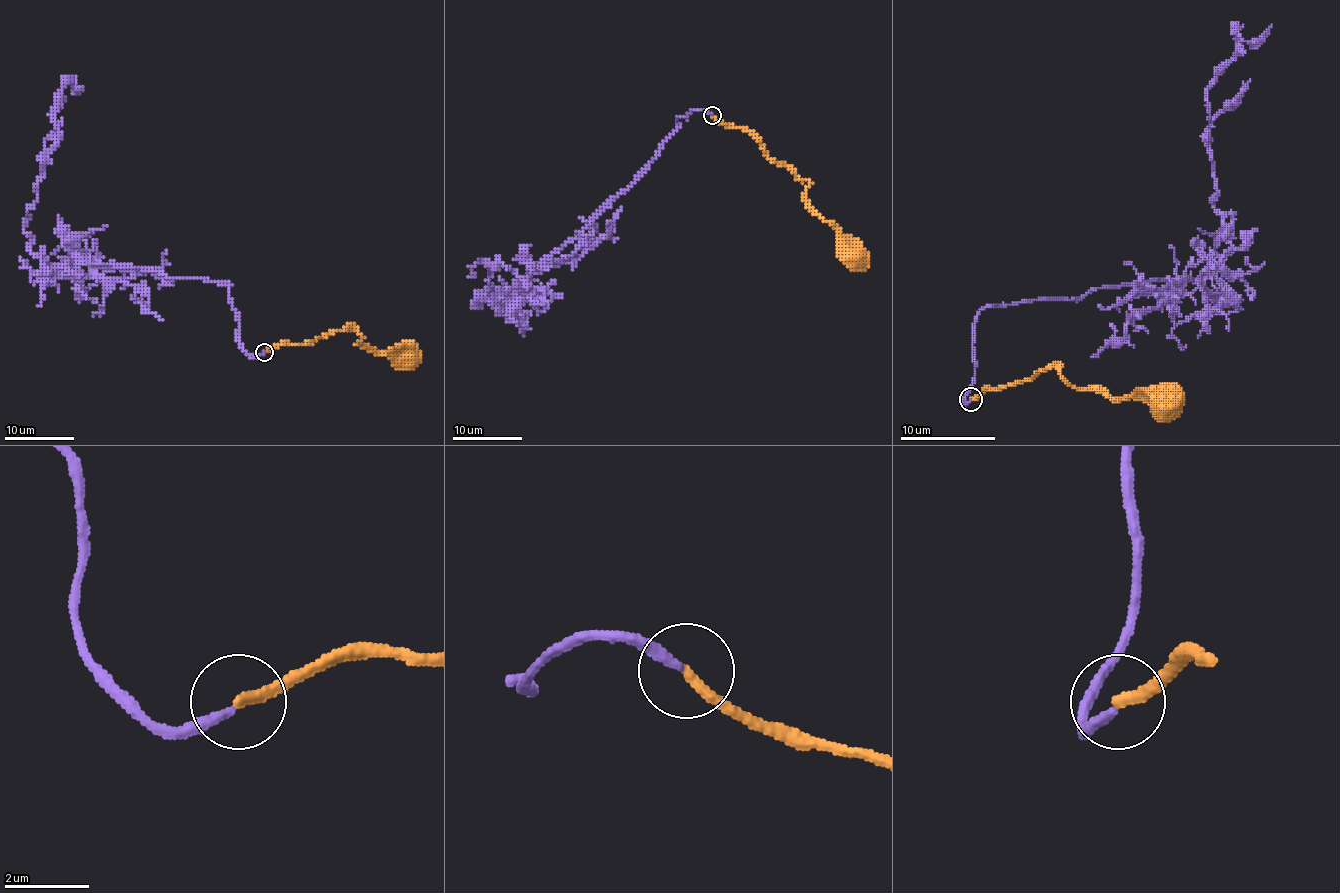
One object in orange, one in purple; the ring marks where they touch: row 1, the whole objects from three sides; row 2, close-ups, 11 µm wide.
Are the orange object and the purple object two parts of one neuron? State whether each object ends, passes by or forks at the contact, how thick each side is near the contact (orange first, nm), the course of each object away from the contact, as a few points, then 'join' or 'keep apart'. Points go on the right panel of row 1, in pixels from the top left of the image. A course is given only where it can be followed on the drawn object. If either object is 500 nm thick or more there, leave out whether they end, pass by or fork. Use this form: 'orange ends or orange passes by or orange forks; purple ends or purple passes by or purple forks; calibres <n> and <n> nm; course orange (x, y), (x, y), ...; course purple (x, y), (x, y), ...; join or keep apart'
orange ends; purple ends; calibres 260 and 240 nm; course orange (970, 400), (984, 388), (1022, 383), (1036, 371), (1055, 366), (1077, 388), (1143, 397), (1162, 404); course purple (970, 400), (987, 307), (1131, 283), (1222, 297), (1233, 219), (1212, 203), (1207, 86), (1236, 34), (1271, 24); keep apart

